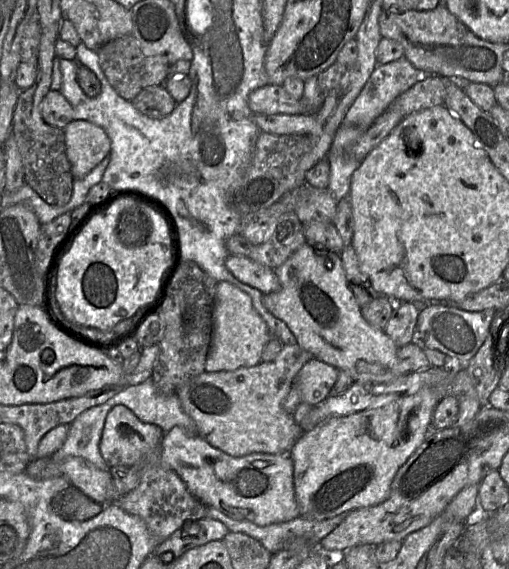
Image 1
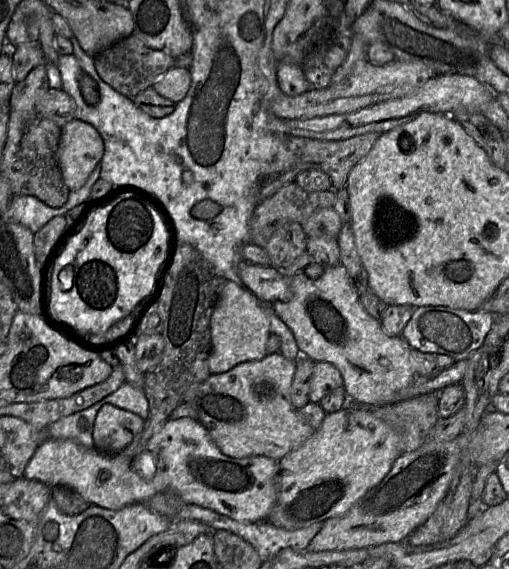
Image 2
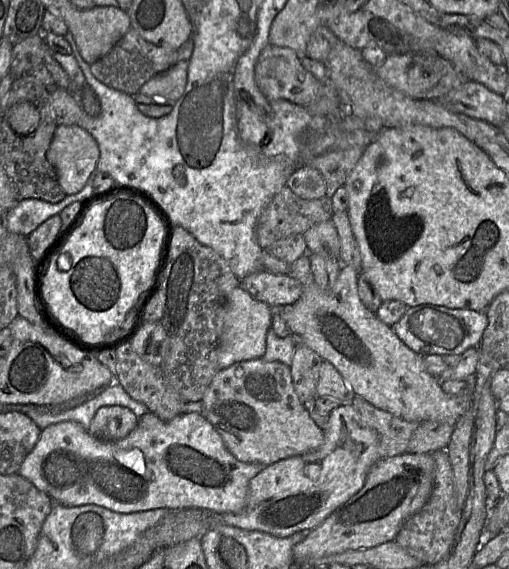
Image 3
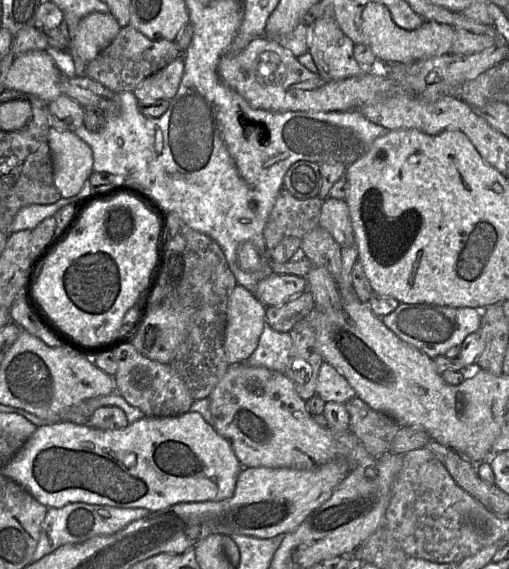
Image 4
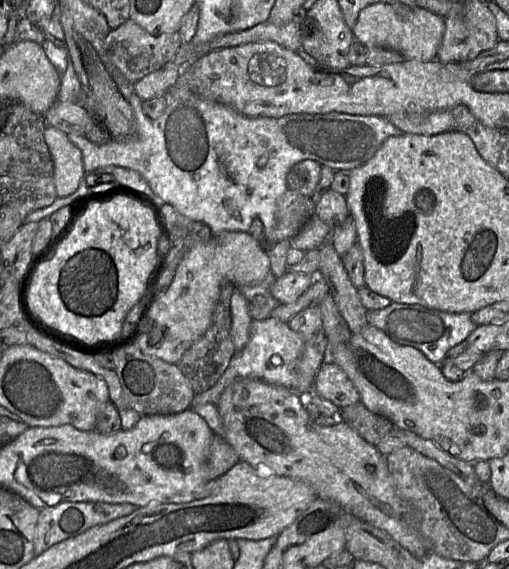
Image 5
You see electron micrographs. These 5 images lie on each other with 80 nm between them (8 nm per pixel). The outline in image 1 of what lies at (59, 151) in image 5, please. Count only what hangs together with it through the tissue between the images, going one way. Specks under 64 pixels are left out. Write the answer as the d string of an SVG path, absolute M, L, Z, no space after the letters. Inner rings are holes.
M73 120L65 128L66 154L74 179L82 179L109 156L111 141L99 126Z

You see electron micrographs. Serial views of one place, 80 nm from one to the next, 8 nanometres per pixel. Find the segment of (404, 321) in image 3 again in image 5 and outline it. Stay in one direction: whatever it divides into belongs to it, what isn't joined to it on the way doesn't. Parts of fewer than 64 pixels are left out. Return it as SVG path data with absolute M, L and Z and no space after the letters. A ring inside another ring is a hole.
M395 302L381 310L367 311L366 318L369 325L383 331L395 343L414 347L439 365L447 357L448 350L466 340L477 327L471 320L471 313L446 313L419 304Z

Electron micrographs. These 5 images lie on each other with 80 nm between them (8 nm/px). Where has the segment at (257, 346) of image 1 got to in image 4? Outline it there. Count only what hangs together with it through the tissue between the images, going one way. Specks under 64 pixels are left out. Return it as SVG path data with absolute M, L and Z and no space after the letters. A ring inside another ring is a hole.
M237 285L231 295L225 329L224 351L227 362L232 365L246 361L256 350L266 323L267 307L243 286Z

